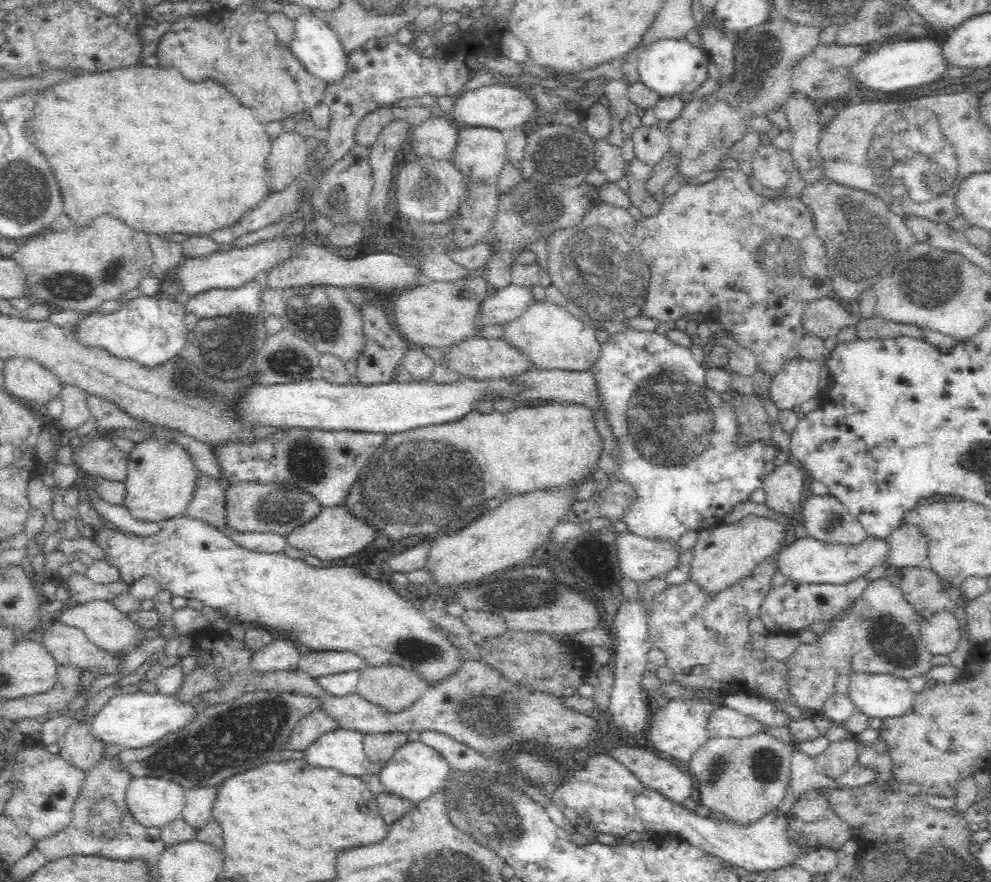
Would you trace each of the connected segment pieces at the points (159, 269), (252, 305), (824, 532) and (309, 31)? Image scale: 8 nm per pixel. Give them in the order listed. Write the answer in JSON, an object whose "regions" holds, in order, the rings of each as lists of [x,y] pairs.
{"regions":[[[[160,235],[149,236],[149,242],[153,252],[150,272],[162,280],[184,259],[183,244]]],[[[253,280],[238,288],[207,288],[183,302],[183,307],[186,314],[194,314],[201,319],[241,312],[257,315],[261,312],[258,302],[261,288]]],[[[830,493],[824,496],[807,494],[800,506],[797,522],[804,526],[810,537],[827,543],[855,545],[867,537],[867,532],[858,521],[858,517],[850,514],[846,505]]],[[[304,10],[304,14],[300,14],[293,20],[293,31],[286,47],[308,72],[330,84],[340,80],[346,70],[347,53],[342,48],[341,42],[327,23],[316,16],[313,11]]]]}

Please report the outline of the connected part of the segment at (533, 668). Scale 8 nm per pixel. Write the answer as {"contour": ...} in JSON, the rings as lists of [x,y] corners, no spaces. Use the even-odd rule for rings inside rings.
{"contour":[[[507,628],[504,634],[477,639],[481,658],[510,681],[524,682],[534,689],[550,691],[561,697],[578,694],[590,671],[593,654],[588,647],[573,640],[559,640],[557,636],[538,631]]]}

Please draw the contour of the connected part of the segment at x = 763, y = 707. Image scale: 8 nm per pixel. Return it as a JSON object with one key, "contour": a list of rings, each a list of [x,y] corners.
{"contour":[[[734,694],[724,698],[725,706],[737,712],[742,712],[770,727],[790,727],[792,716],[786,710],[780,710],[773,701],[760,697]]]}

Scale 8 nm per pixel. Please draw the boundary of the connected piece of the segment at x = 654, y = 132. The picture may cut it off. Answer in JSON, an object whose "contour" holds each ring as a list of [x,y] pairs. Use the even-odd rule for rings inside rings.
{"contour":[[[640,126],[631,137],[634,142],[635,157],[654,167],[670,151],[670,140],[664,129]]]}

